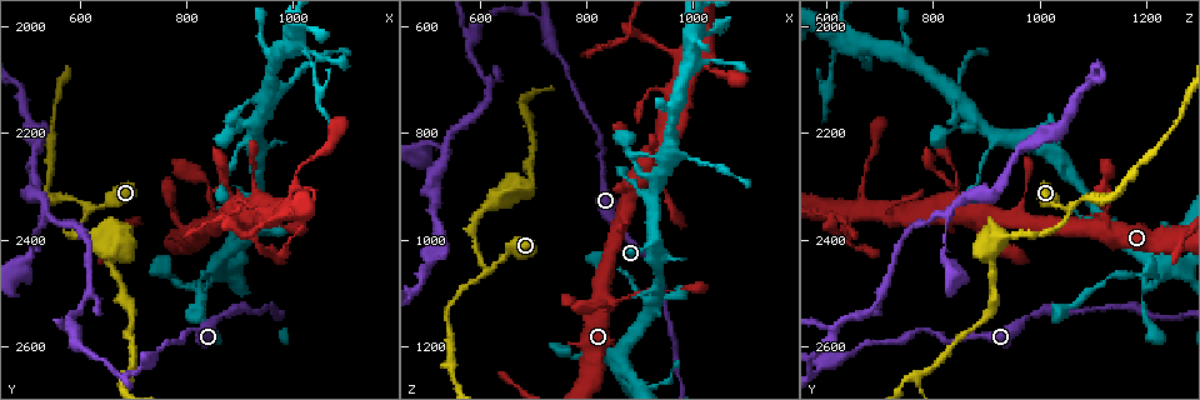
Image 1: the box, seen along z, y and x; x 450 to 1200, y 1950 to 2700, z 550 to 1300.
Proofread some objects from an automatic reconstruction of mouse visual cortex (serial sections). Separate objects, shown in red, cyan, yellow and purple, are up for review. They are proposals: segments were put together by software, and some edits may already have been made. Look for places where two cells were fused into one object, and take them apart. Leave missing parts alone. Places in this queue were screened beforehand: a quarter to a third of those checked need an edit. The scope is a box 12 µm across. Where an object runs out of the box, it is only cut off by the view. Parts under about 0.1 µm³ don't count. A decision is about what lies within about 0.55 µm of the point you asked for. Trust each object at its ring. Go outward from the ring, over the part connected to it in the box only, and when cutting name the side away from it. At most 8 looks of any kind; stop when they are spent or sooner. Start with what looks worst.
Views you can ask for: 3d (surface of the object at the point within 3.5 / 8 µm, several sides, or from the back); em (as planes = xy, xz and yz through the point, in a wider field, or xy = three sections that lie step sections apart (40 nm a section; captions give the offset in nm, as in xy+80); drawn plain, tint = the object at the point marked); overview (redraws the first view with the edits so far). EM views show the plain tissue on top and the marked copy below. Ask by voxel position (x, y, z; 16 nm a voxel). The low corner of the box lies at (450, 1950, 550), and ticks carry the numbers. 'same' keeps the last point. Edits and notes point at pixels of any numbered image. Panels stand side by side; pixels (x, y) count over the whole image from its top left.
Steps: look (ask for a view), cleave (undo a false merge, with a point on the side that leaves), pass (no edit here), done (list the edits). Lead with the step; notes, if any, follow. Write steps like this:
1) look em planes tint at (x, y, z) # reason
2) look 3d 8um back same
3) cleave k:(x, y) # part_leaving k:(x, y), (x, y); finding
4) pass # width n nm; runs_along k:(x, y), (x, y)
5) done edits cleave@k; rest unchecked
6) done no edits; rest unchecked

look 3d 3.5um at (875, 2195, 835) # a narrow waist

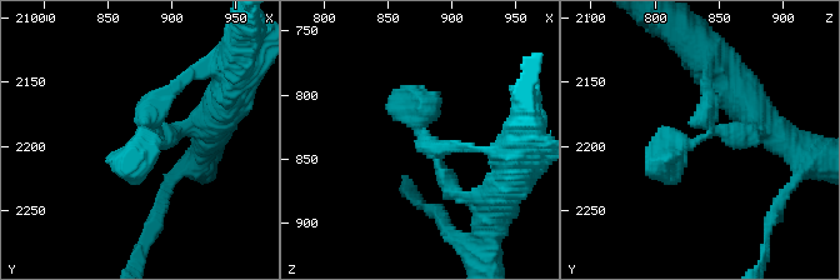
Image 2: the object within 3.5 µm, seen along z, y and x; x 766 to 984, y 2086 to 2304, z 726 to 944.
look em xy step 5 tint at (878, 2194, 838)

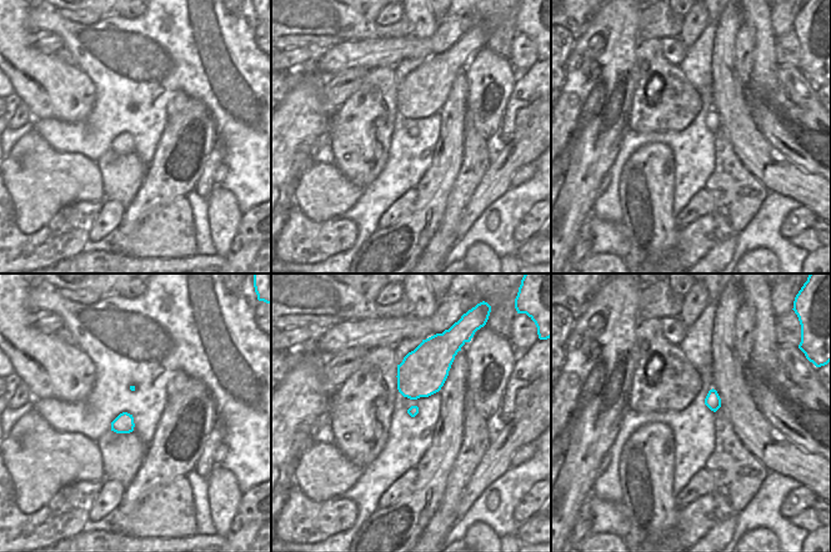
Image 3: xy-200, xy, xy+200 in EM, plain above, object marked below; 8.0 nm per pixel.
pass # width 240 nm; runs_along 2:(469, 201), (419, 135), (419, 109), (388, 106); continuous, no second cell

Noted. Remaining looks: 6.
look 3d 8um at (615, 2345, 1055) # arms part here

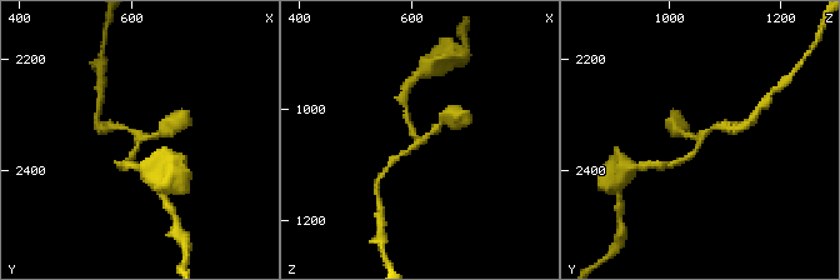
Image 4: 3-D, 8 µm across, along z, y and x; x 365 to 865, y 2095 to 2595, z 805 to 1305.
look em xy step 3 tint at (620, 2340, 1055) # arms 3; arm_widths 200, 200, 200 nm; now the EM

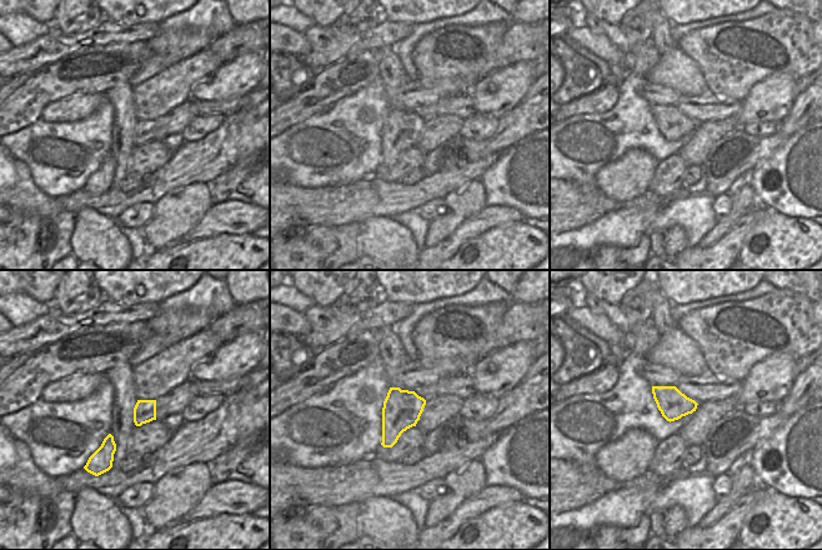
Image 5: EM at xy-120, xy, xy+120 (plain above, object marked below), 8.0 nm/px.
pass # runs_along 4:(168, 129), (140, 139), (129, 161); all the same cell

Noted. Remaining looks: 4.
look 3d 3.5um at (645, 2405, 920) # abrupt turn

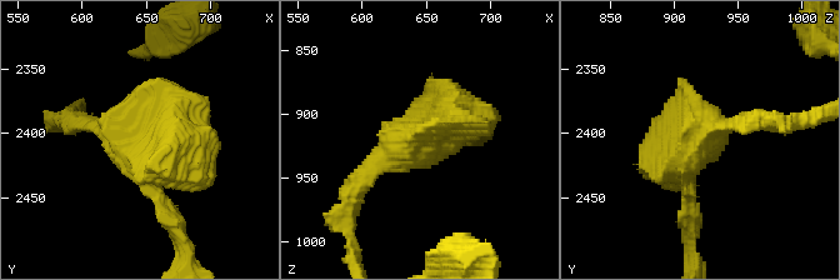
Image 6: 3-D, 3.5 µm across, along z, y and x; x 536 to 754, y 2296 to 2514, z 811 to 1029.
look em xy step 3 tint at (648, 2408, 918)

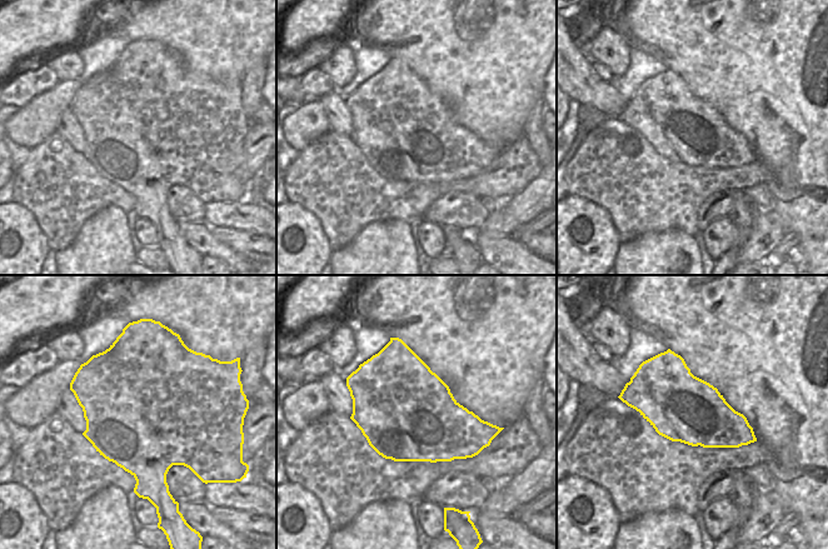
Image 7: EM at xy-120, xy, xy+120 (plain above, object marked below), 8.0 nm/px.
pass # runs_along 6:(91, 124), (149, 150), (180, 235); one cell here

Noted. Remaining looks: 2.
done no edits; rest unchecked

